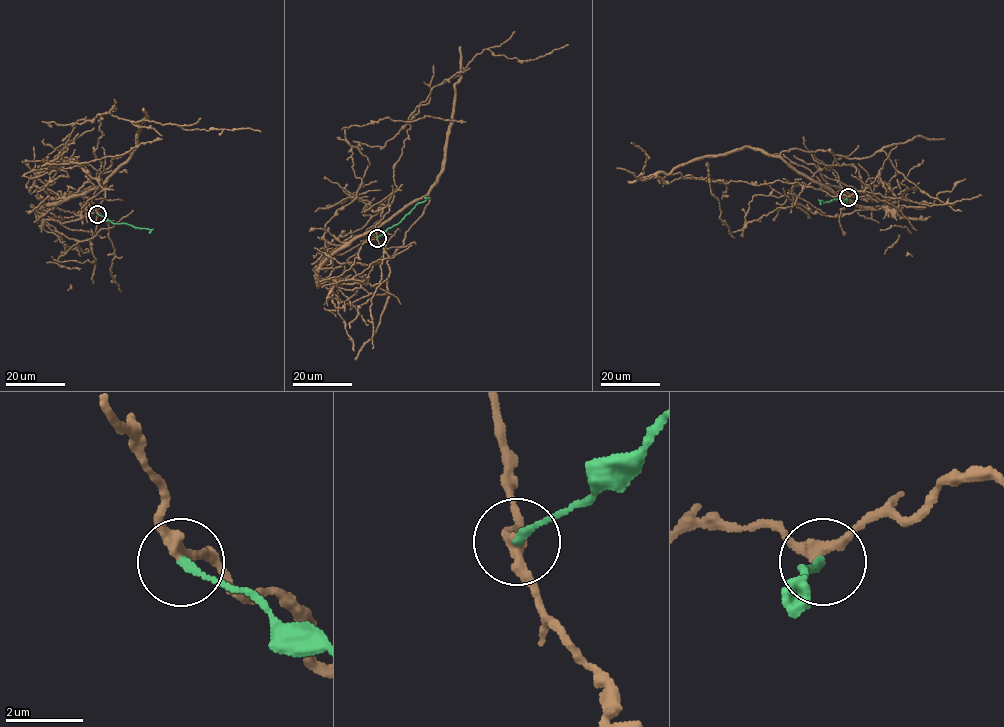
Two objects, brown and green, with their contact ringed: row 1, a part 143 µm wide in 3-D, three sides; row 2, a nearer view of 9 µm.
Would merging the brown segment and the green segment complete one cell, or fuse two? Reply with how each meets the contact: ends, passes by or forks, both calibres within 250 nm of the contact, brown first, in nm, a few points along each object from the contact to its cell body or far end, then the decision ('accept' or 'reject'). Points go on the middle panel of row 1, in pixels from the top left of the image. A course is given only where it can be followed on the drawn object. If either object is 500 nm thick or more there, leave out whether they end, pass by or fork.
brown passes by; green ends; calibres 260 and 170 nm; course brown (377, 237), (383, 258), (321, 285), (334, 253), (429, 197), (387, 263), (388, 293), (359, 306), (350, 328); course green (377, 238), (400, 222), (417, 203), (424, 202), (424, 197); reject

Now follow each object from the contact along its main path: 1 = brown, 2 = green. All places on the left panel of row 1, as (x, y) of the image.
1: (97, 214), (109, 227), (76, 241), (36, 209), (101, 186), (132, 153), (112, 158), (100, 178), (93, 283)
2: (97, 214), (114, 223), (147, 228), (149, 233)

